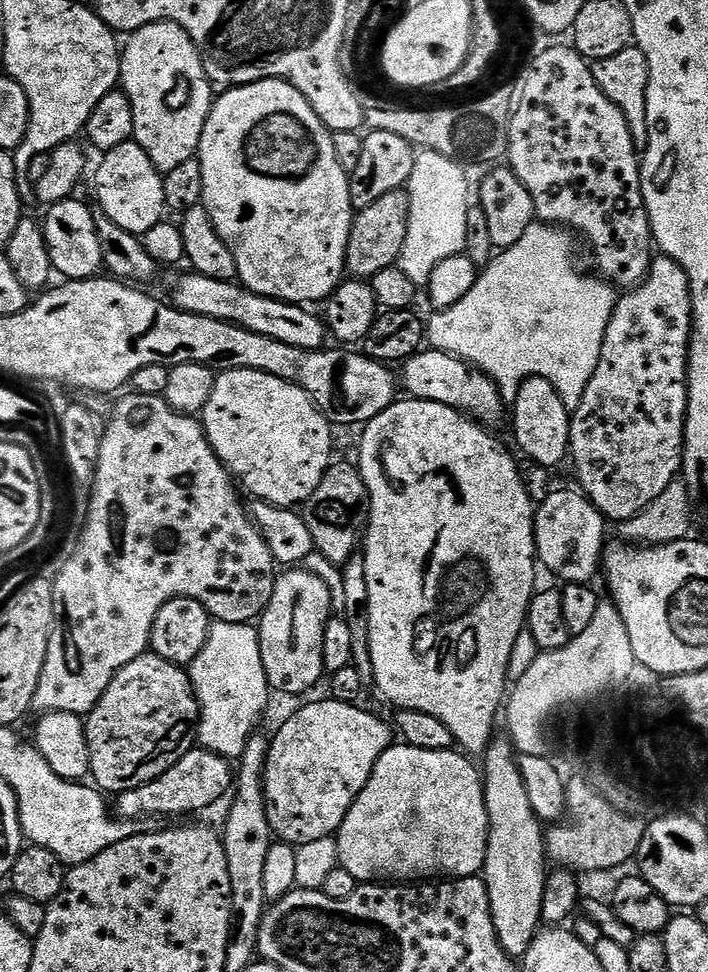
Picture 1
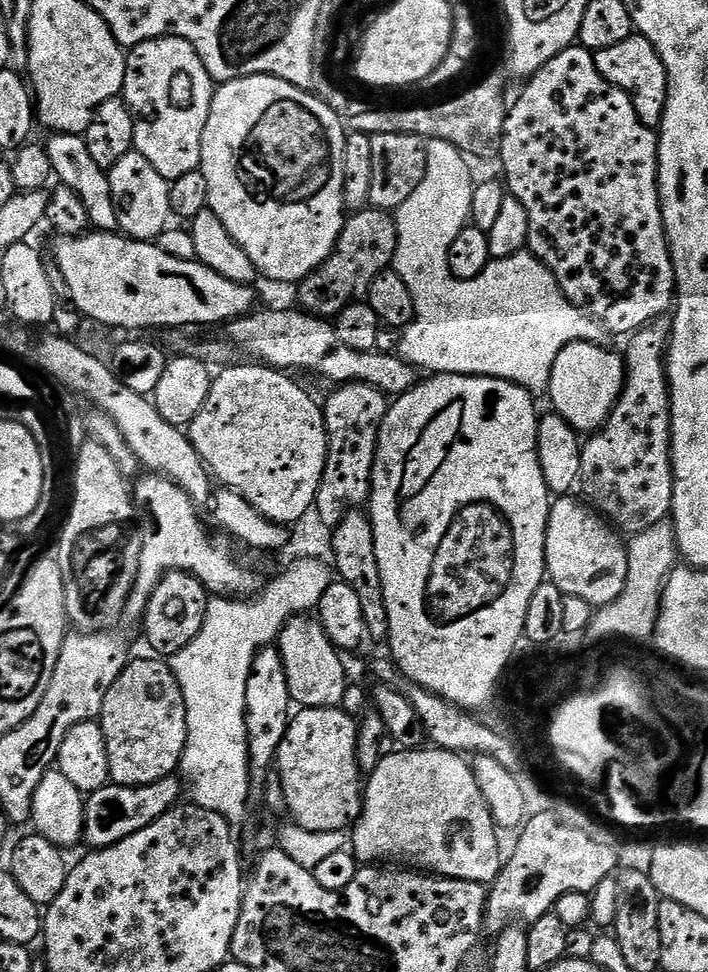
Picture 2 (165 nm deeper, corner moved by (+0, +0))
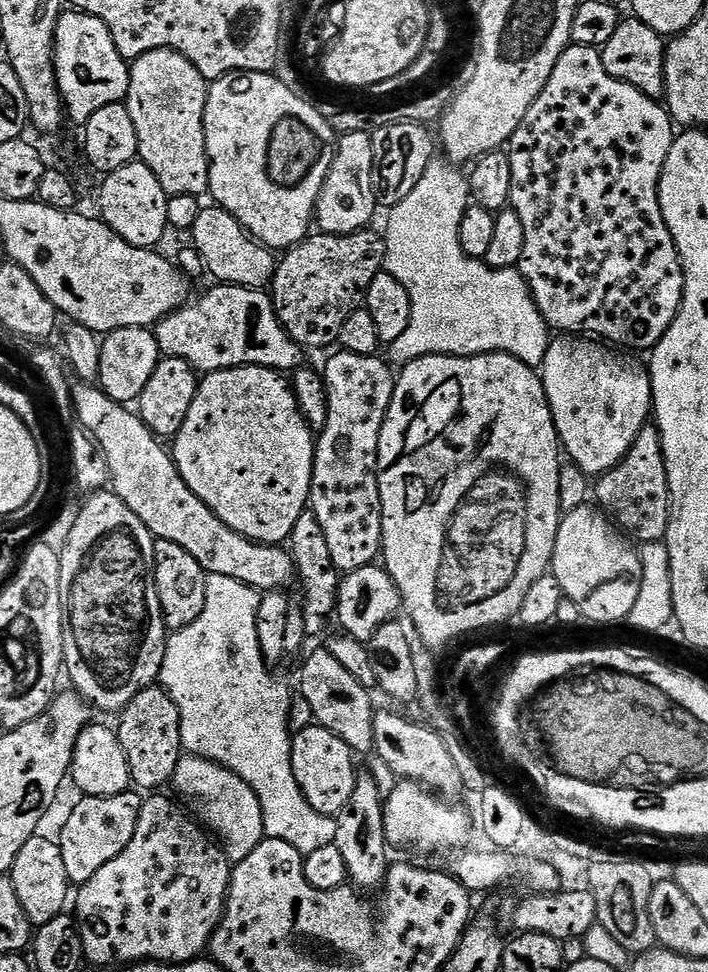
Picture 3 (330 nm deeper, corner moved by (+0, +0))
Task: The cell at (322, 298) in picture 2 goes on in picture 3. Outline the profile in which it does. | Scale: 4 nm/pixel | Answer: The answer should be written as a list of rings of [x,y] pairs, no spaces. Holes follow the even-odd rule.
[[[361,230],[341,236],[312,234],[279,257],[270,285],[272,305],[276,307],[276,317],[280,320],[280,325],[301,349],[335,345],[340,339],[342,322],[346,322],[346,318],[350,318],[350,314],[354,314],[354,310],[365,303],[370,282],[374,282],[376,275],[384,268],[384,237],[379,231],[372,231]]]

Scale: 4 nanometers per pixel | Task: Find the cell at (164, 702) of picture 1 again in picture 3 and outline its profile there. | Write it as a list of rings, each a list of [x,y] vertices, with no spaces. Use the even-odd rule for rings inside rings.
[[[153,686],[134,694],[134,698],[119,713],[118,719],[120,719],[118,735],[122,754],[126,754],[133,785],[140,790],[163,789],[160,787],[171,781],[182,755],[178,706],[163,687]]]

